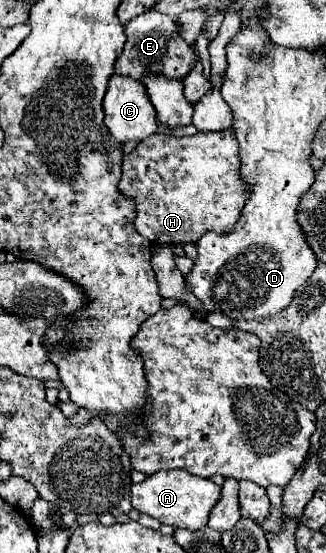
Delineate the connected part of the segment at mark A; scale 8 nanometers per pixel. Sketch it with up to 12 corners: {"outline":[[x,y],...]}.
{"outline":[[159,471],[131,485],[133,509],[201,529],[221,497],[211,479]]}

